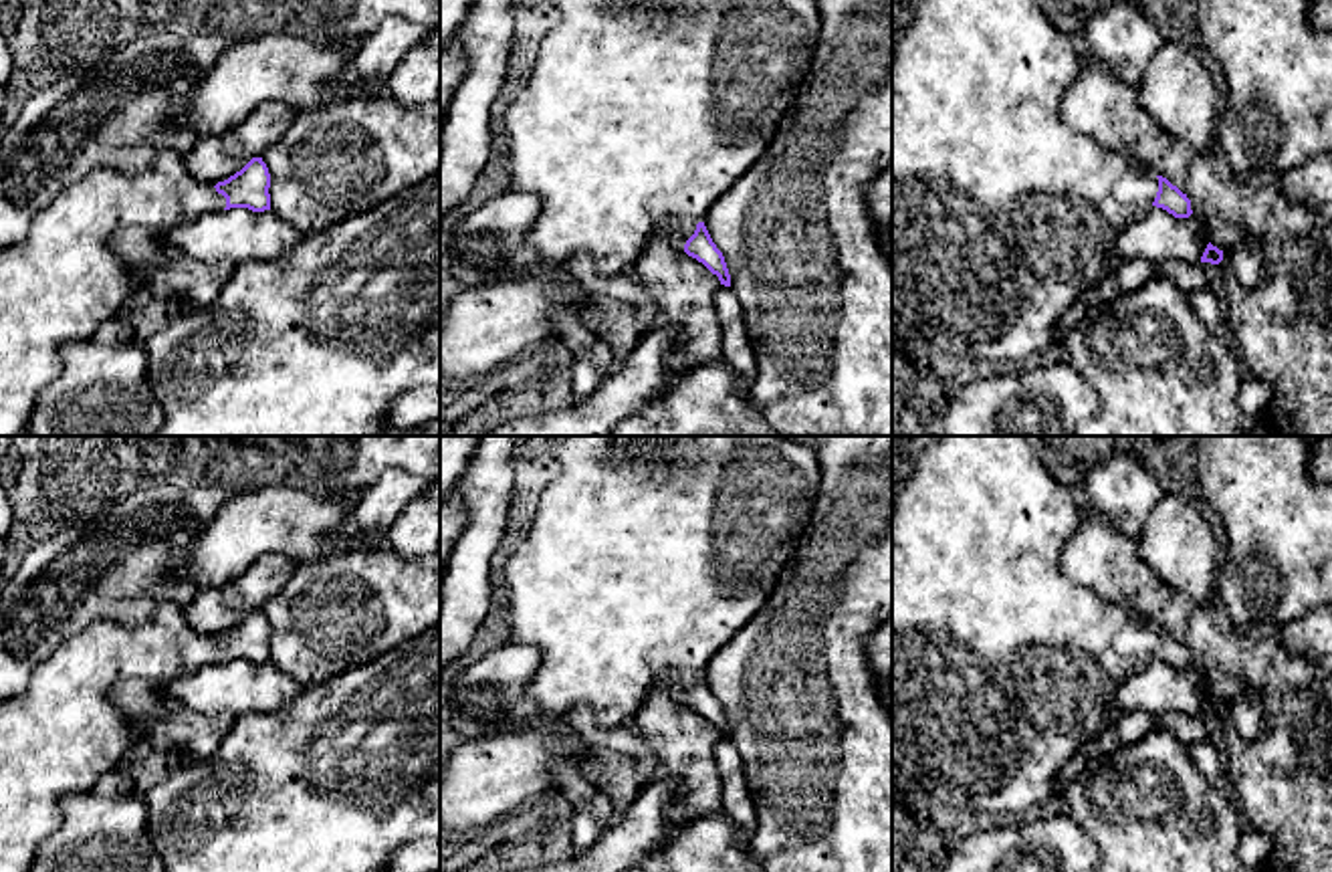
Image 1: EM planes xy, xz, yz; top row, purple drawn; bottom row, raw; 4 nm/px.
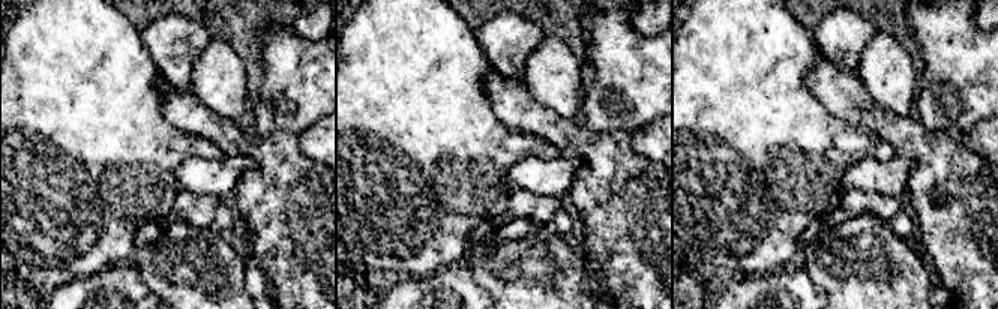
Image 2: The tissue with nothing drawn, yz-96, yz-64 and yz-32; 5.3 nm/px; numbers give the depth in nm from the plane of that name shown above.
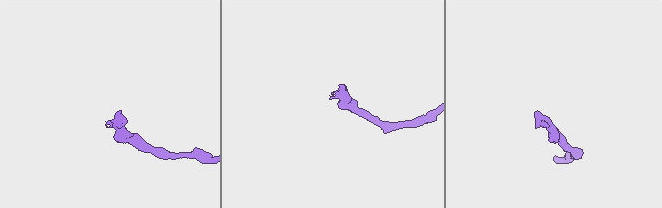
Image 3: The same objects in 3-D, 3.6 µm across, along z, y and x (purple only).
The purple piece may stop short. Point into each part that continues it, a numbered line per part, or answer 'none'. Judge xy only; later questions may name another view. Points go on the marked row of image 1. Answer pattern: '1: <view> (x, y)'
1: xy (63, 283)

